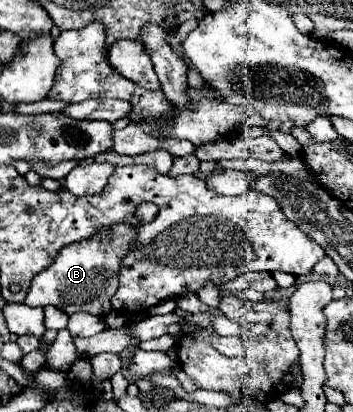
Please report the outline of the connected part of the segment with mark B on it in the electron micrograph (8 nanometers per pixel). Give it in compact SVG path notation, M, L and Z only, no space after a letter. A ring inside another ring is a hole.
M114 223L114 227L98 229L96 235L90 239L70 243L70 247L64 247L46 271L40 271L32 279L32 287L24 303L30 307L56 305L68 315L76 311L88 311L94 315L110 313L110 299L118 289L122 259L128 255L130 247L134 247L134 239L138 239L138 231L134 231L134 225Z

